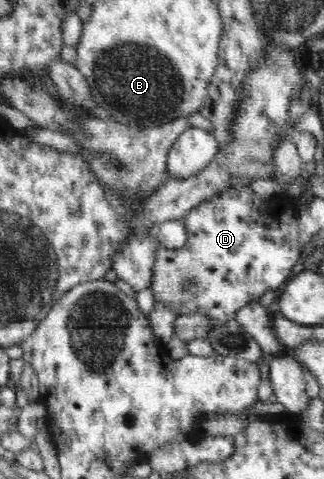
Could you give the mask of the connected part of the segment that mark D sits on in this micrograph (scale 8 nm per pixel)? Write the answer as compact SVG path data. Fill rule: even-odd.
M251 185L241 186L240 188L229 188L228 190L216 193L210 200L204 201L191 209L189 213L184 217L185 229L187 229L187 241L182 248L174 250L168 250L166 247L159 245L156 249L155 261L153 264L153 277L150 286L153 289L154 303L162 303L168 305L178 315L185 315L188 313L202 313L207 317L214 318L215 321L231 321L235 320L234 315L244 305L259 302L261 295L264 291L277 291L279 287L283 287L286 284L289 275L291 275L291 269L297 259L299 259L300 245L299 245L299 217L291 217L291 225L287 227L279 227L279 219L271 213L271 203L267 203L267 200L261 198L251 188Z

